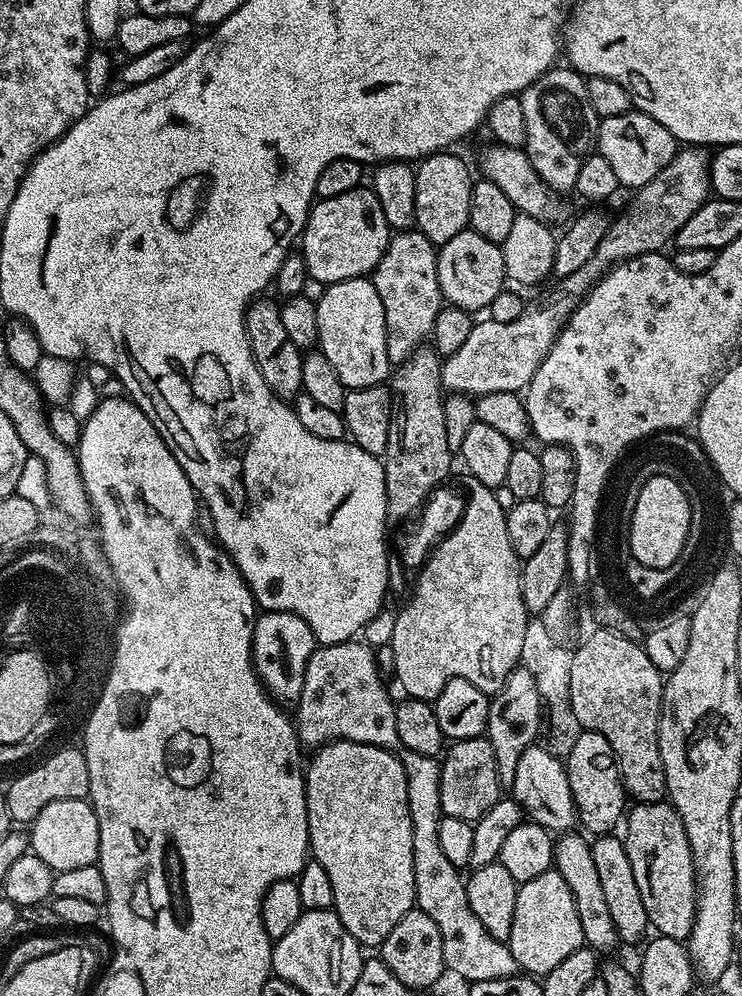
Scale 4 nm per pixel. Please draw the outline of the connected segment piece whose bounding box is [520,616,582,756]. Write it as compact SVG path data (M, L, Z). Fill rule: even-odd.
M533 617L528 621L525 641L522 642L520 664L521 667L530 670L538 685L539 694L547 712L547 721L548 718L550 720L550 734L553 740L550 747L555 754L566 756L573 748L582 729L570 706L569 684L572 652L562 645L564 644L550 636L541 617Z

